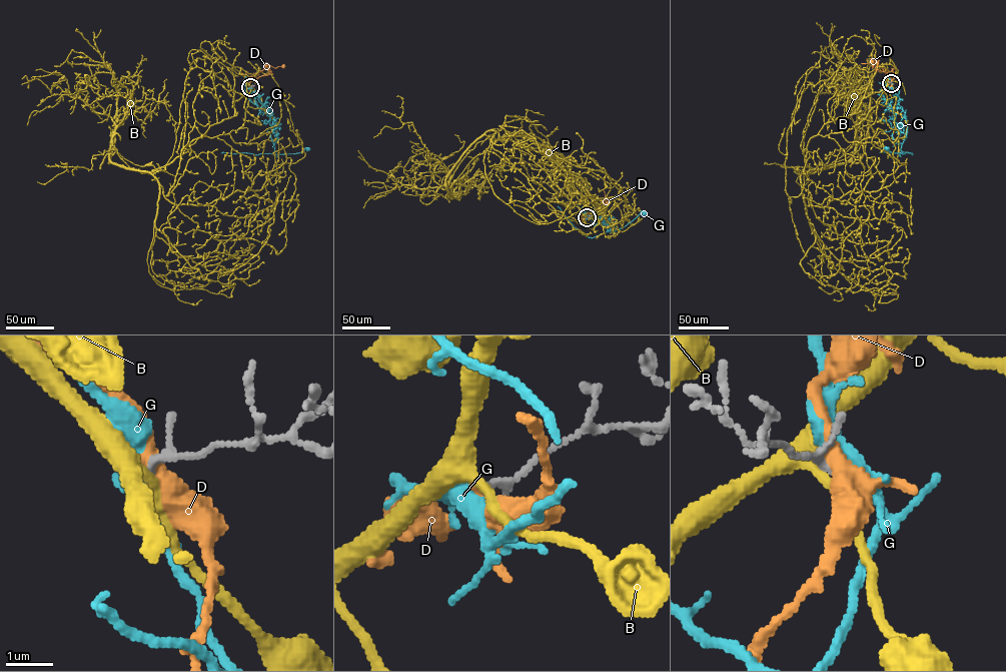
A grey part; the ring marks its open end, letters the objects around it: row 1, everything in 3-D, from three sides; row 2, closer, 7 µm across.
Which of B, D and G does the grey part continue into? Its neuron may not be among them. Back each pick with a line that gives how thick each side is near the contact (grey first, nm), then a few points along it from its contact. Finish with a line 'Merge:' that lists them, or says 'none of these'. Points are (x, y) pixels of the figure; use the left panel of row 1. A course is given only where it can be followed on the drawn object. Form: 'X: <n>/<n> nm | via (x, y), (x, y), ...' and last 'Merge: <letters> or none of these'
G: 120/320 nm | via (250, 87), (259, 100), (270, 108), (277, 131), (274, 153), (299, 153), (308, 148)
Merge: G

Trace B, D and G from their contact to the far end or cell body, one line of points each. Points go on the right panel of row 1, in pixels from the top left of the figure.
B: (891, 83), (807, 144), (815, 240), (800, 264), (822, 284), (837, 272), (862, 192), (855, 237)
D: (891, 83), (891, 77), (875, 68), (878, 62), (872, 62)
G: (891, 83), (907, 126), (901, 149), (905, 153), (887, 147)

